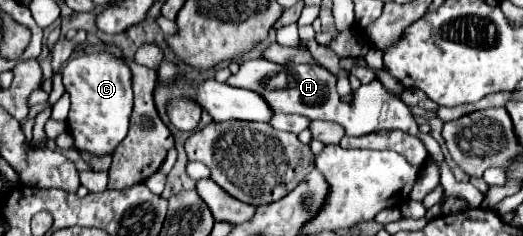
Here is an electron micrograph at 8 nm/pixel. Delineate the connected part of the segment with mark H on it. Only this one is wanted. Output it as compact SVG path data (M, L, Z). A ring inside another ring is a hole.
M250 59L244 61L238 69L238 73L228 77L228 85L232 87L242 87L256 91L272 109L272 113L294 113L294 115L304 115L310 121L322 119L322 121L332 121L344 127L346 135L368 135L376 131L392 131L392 129L402 129L410 135L418 135L418 125L410 113L410 109L390 91L384 89L384 85L374 79L368 85L360 85L354 91L354 97L350 103L342 101L340 95L336 93L336 77L316 65L276 65L266 59ZM278 73L286 73L288 85L284 89L272 87L270 79Z

